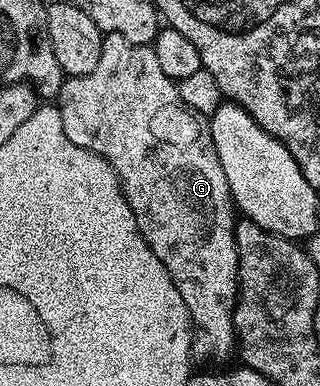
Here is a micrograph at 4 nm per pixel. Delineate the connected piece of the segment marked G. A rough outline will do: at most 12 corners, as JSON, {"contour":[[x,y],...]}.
{"contour":[[114,32],[63,130],[115,170],[193,319],[237,347],[233,195],[208,119]]}

